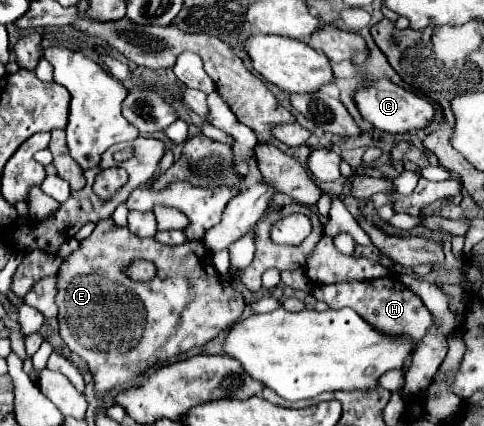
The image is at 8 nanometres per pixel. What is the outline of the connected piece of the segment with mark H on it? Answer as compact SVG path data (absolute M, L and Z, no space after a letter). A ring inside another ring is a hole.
M378 278L378 280L366 280L366 282L338 282L328 286L316 286L312 290L316 300L326 302L330 308L352 308L356 310L366 322L376 326L382 332L388 334L410 334L414 338L414 344L422 340L426 330L432 324L430 312L422 304L422 300L412 294L398 278Z

